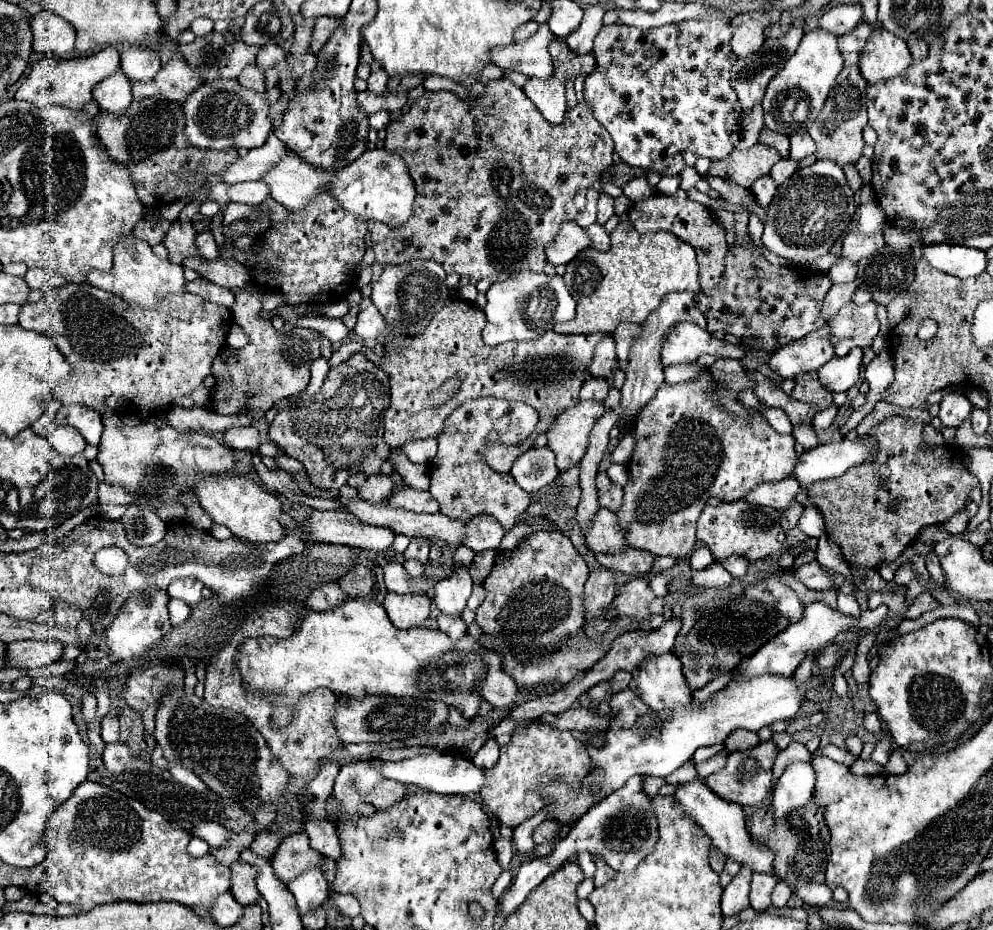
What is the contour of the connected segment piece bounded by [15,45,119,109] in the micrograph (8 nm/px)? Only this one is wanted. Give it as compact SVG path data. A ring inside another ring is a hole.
M113 45L89 57L75 57L75 59L45 57L31 69L29 77L19 85L15 99L29 101L35 107L61 105L67 109L83 109L83 105L93 99L91 95L93 87L115 71L119 71L119 51Z

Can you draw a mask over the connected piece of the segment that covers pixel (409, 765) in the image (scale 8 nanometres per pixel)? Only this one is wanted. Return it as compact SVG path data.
M429 753L429 755L417 755L411 759L403 759L399 763L385 761L379 765L381 773L387 779L395 779L407 785L417 785L421 789L441 793L441 795L469 795L469 793L479 793L481 787L485 785L485 775L479 767L473 767L471 759L463 757L451 757L445 753Z

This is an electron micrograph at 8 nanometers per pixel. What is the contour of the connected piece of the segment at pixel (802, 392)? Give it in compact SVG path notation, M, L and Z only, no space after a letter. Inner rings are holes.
M809 371L805 375L797 375L797 379L793 379L793 381L795 381L795 389L793 389L791 397L795 401L809 403L817 411L823 411L823 409L835 405L833 403L833 393L825 391L825 387L821 387L817 371Z

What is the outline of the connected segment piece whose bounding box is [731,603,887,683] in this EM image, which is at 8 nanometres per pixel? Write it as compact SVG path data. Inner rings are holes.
M811 603L805 607L805 617L793 625L789 625L785 631L781 631L781 635L775 635L769 643L765 643L765 647L761 647L761 651L757 651L757 655L749 655L749 659L745 659L745 663L741 663L741 667L737 667L737 675L733 677L731 683L735 683L737 679L751 679L757 675L785 675L791 677L793 671L797 669L797 665L809 655L809 653L819 653L821 649L825 649L829 643L833 643L841 633L845 631L853 631L853 633L861 633L861 631L871 631L875 627L881 625L881 621L887 617L887 605L879 605L877 609L867 609L861 611L861 617L853 617L853 615L845 615L841 611L833 611L831 607L823 605L823 603Z

